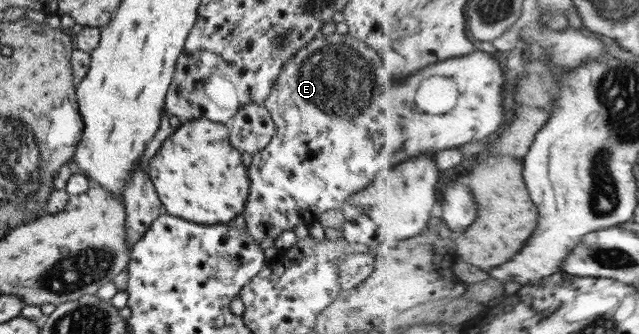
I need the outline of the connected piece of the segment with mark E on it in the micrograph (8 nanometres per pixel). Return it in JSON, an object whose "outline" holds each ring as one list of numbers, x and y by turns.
{"outline":[[336,32,330,35,319,35,314,40,307,42,306,46,298,49,288,62,284,63,284,67,280,69,277,79,272,85,272,90,268,93,263,106,268,111,270,118,274,125,274,134,268,141,268,144,263,149,258,150,256,154,252,154,251,163,246,168,247,177,249,178,249,191,244,208,242,209,242,216,245,220,246,230,245,233,249,234,254,240,258,241,260,248,265,250,273,246,274,241,285,230,292,230,298,224,309,225,317,220,317,218,332,208,338,208,340,204,352,194,362,190,370,181,375,177,381,169,393,169,396,165,400,165,408,160,410,156,418,156,421,153,439,153,440,151,450,149,453,147,464,146,466,142,472,140,484,140,490,134,498,132,504,124,506,124,506,111,504,111,504,94,506,93,508,84,508,76,506,72,500,68,500,62,496,58,492,58,492,54,475,50,472,54,466,54,462,58,450,58,446,62,438,62,434,66,424,68,422,72,418,72,416,76,408,78,404,84,400,86,392,86,392,96,390,96,390,86,383,86,384,96,376,96,370,100,372,90,374,90,374,76,372,76,372,68,370,64,360,58,360,54,356,50,352,50,350,44,344,42,345,35,340,35]]}

